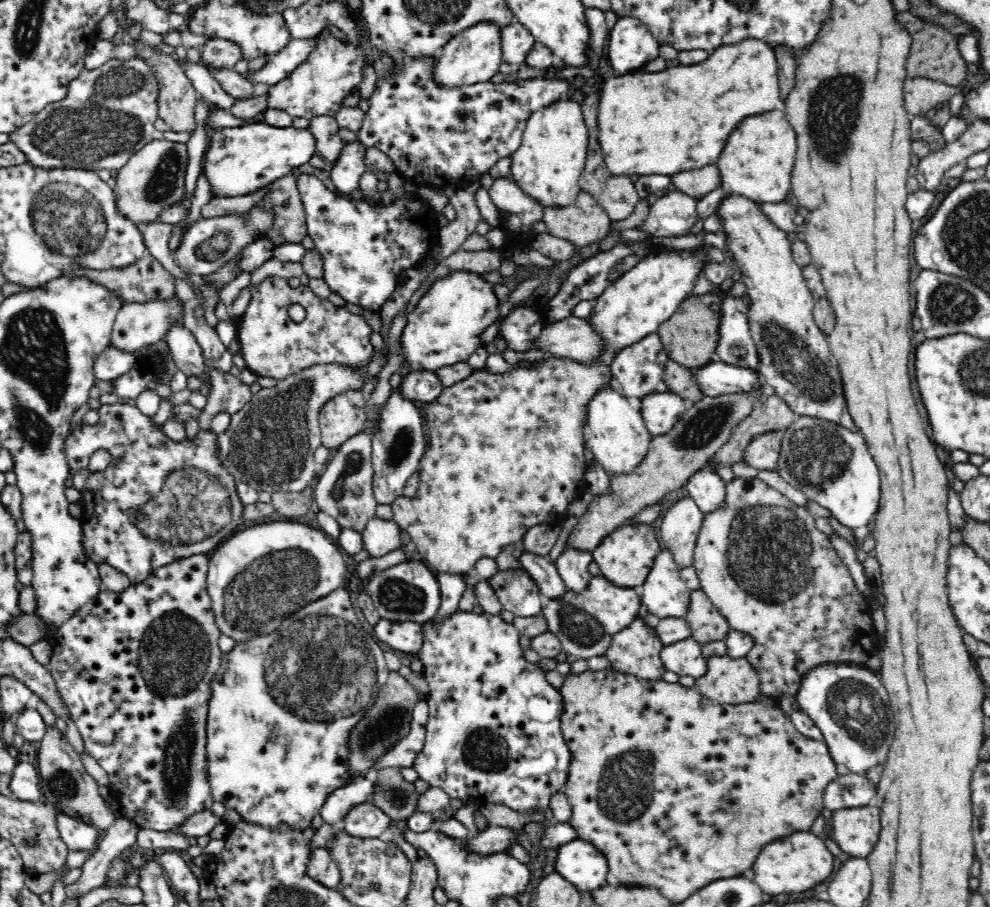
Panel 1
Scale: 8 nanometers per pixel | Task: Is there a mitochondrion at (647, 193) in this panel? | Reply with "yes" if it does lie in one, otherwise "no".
no

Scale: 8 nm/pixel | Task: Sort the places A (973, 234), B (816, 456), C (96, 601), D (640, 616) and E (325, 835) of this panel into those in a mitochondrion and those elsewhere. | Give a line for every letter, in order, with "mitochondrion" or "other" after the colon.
A: mitochondrion
B: mitochondrion
C: other
D: other
E: other

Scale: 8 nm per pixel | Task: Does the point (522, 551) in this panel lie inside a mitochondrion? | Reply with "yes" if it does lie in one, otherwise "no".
no

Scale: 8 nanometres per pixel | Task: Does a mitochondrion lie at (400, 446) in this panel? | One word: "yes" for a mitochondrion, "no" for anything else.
yes

